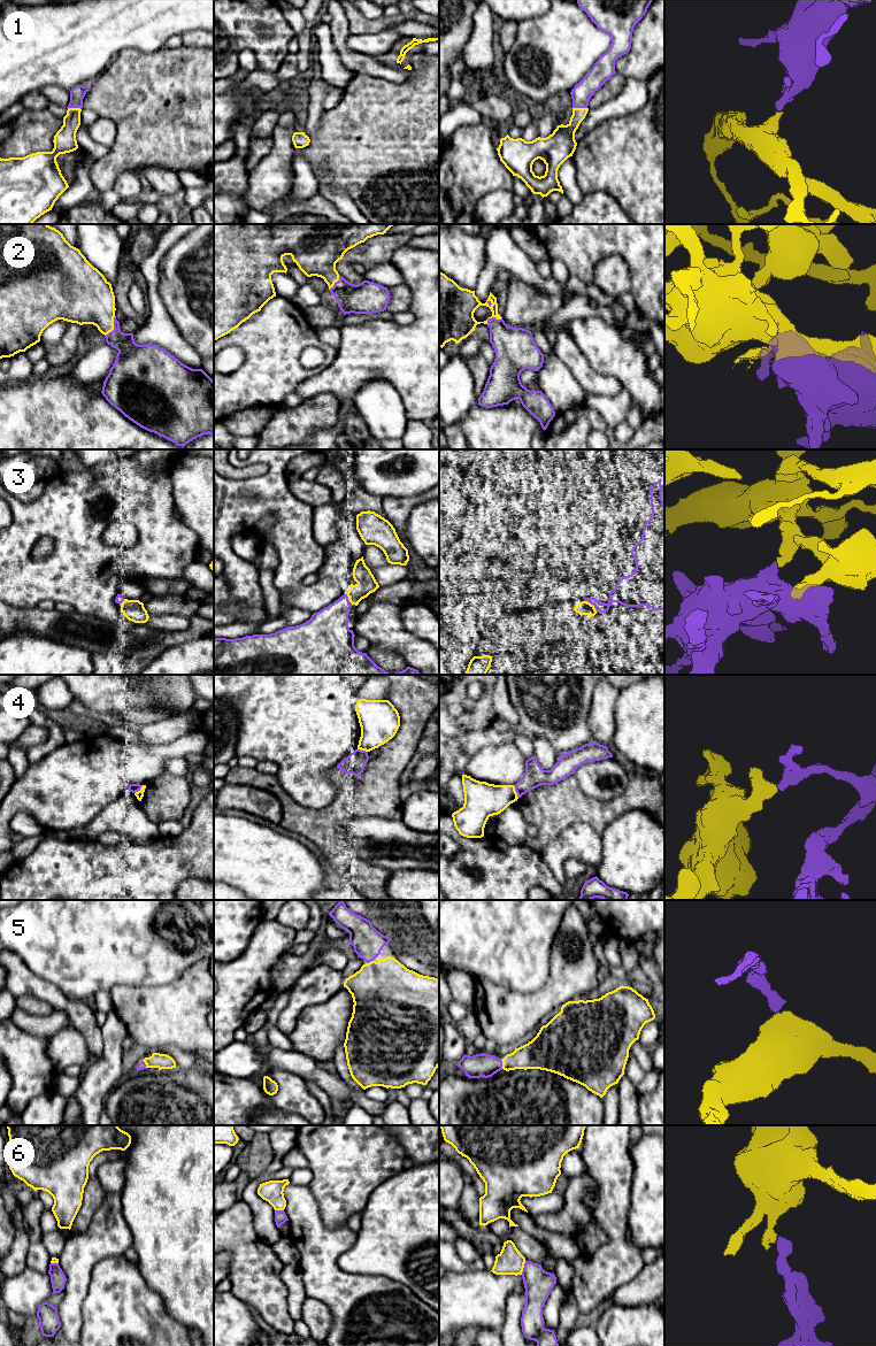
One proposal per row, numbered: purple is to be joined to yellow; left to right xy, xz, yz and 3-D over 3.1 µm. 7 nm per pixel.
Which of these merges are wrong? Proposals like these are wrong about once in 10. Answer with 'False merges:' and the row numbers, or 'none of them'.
False merges: 4, 6

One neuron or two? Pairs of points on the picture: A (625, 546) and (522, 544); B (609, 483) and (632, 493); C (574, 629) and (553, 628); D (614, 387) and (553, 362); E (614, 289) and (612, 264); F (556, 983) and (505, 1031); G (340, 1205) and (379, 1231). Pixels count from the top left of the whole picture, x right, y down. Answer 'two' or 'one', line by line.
A: two
B: two
C: one
D: two
E: one
F: one
G: two

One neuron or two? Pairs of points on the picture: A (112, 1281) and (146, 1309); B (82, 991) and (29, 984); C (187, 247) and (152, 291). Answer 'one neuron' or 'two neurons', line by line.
A: one neuron
B: two neurons
C: two neurons

